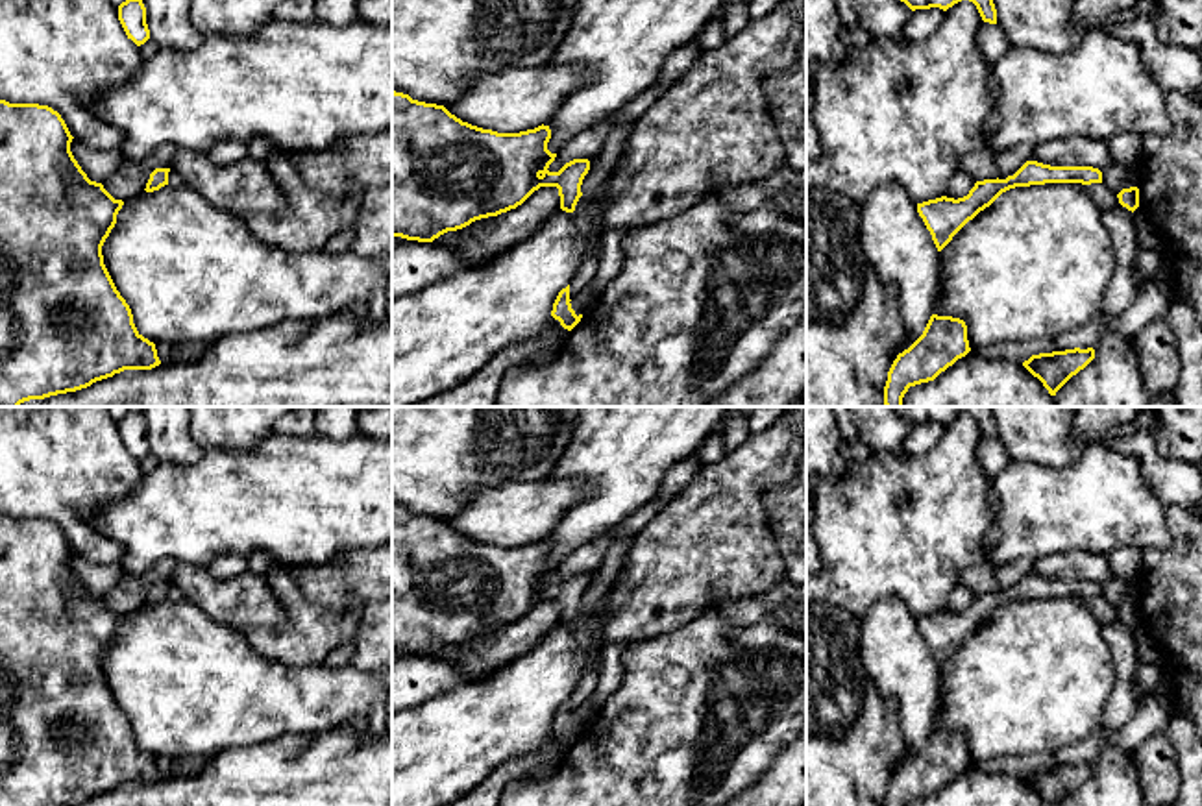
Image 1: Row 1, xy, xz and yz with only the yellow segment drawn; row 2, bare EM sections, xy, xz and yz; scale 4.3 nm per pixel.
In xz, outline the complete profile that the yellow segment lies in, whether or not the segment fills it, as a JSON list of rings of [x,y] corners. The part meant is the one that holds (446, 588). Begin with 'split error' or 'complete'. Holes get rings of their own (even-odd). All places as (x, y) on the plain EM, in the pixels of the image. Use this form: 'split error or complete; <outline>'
complete; [[[392,505],[392,651],[433,656],[475,634],[521,619],[540,601],[557,601],[560,623],[573,627],[590,584],[588,573],[573,573],[549,586],[557,568],[547,564],[549,540],[520,547],[497,547],[462,536],[444,519],[412,514]]]

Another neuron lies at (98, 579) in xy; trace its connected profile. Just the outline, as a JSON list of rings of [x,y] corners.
[[[76,553],[70,556],[70,566],[87,592],[96,597],[107,595],[124,577],[124,569],[118,562],[92,564]]]

